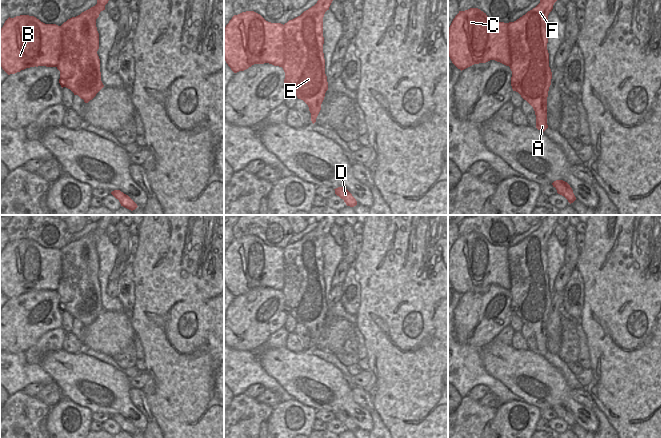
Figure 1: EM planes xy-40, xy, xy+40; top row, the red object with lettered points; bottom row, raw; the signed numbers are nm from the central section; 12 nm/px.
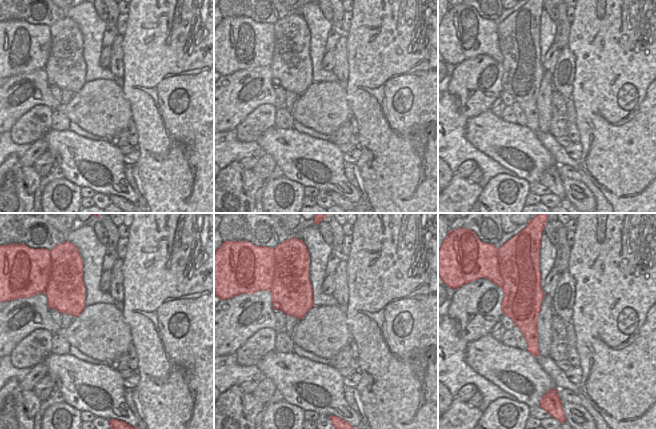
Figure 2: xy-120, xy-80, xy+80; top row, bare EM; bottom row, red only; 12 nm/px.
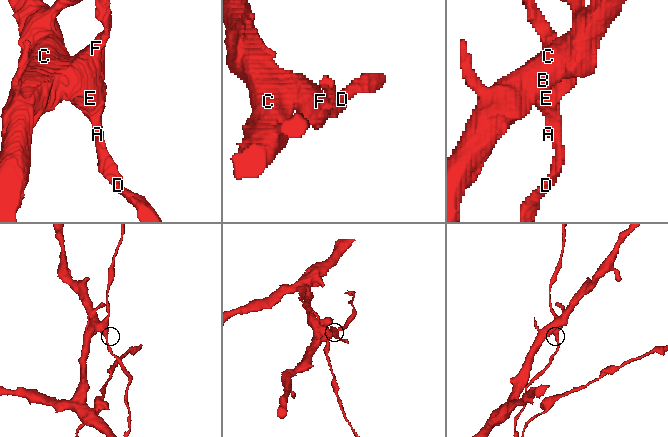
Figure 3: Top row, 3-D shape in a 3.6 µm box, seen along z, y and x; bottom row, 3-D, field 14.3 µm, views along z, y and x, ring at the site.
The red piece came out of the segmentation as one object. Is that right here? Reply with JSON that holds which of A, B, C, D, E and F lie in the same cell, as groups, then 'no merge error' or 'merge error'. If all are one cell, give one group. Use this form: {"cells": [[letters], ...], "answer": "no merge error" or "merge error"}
{"cells": [["A", "D", "E", "F"], ["B", "C"]], "answer": "merge error"}

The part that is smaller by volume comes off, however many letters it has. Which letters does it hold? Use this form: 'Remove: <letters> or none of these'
Remove: A, D, E, F

